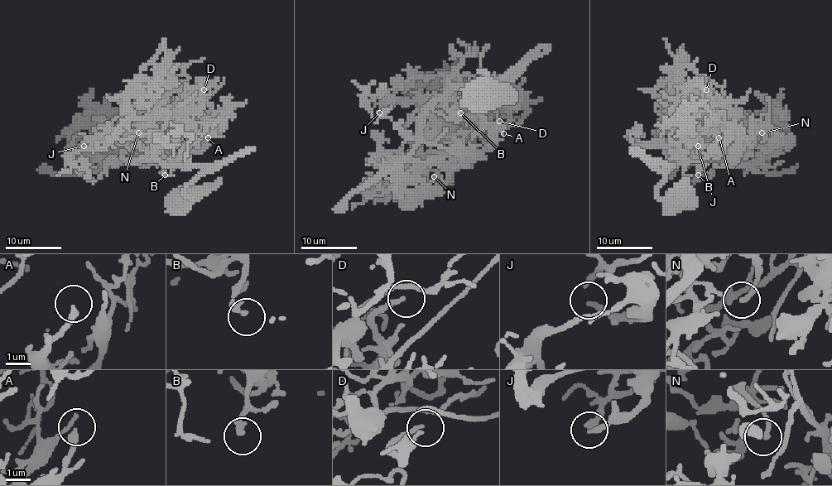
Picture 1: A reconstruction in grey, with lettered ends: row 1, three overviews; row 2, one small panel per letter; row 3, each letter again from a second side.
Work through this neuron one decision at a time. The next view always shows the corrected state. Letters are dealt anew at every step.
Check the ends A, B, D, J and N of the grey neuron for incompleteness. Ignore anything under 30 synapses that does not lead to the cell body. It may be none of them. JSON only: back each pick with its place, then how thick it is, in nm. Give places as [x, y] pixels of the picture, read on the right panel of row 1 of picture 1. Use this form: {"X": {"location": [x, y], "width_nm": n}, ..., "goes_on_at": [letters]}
{"goes_on_at": []}

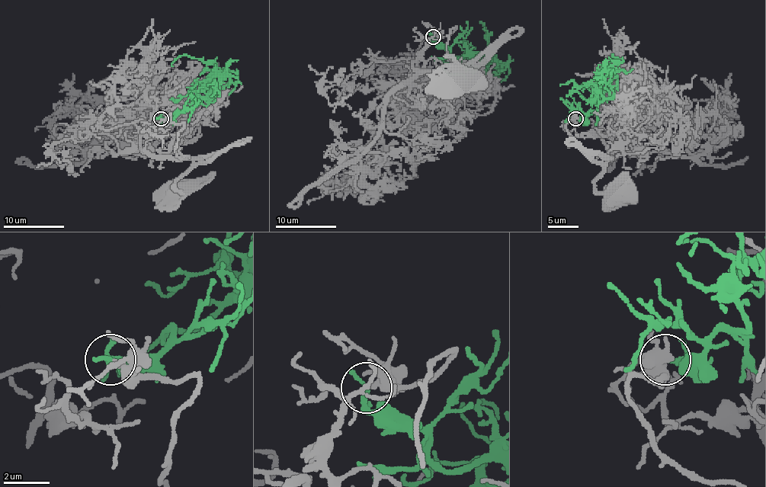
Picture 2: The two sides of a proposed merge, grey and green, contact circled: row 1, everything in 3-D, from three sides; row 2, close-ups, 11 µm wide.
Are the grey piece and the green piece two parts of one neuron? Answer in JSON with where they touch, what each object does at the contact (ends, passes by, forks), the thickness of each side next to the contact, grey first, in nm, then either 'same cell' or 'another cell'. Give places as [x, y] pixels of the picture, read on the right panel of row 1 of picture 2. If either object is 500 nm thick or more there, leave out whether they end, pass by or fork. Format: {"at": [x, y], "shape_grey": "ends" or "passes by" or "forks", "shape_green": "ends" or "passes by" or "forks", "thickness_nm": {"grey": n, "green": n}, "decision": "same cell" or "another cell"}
{"at": [575, 118], "shape_grey": "passes by", "shape_green": "passes by", "thickness_nm": {"grey": 220, "green": 180}, "decision": "same cell"}

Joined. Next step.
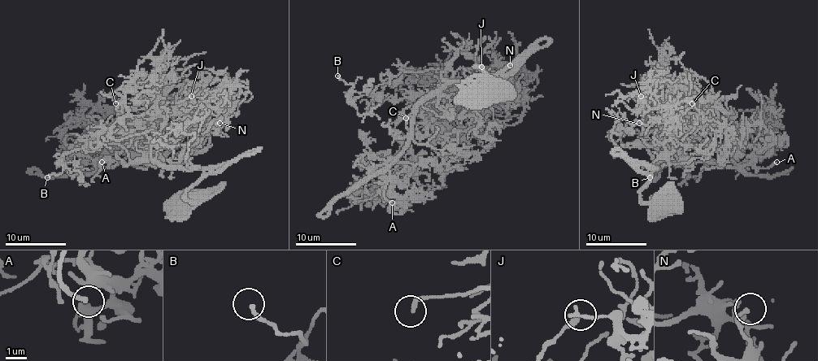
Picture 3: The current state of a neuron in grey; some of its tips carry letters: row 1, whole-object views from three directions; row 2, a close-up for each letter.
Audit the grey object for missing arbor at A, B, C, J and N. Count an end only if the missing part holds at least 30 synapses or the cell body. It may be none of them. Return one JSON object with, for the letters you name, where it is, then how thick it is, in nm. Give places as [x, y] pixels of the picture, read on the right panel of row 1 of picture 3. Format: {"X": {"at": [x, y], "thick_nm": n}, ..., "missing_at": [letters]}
{"A": {"at": [776, 162], "thick_nm": 200}, "missing_at": ["A"]}

